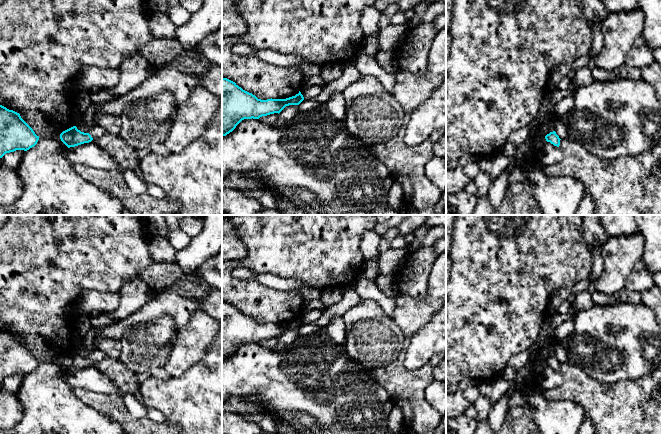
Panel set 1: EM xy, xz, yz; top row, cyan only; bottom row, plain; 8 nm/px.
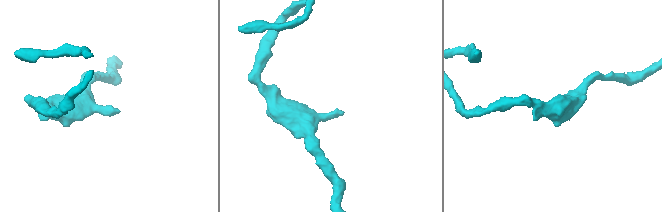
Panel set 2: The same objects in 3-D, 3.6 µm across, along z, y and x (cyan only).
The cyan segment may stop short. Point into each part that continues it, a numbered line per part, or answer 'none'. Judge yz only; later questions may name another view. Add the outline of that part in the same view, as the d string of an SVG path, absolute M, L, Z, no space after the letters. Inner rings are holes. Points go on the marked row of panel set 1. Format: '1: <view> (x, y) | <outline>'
none

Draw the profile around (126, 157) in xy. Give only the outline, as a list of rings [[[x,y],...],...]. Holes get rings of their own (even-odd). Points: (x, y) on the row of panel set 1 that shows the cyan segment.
[[[106,133],[92,141],[116,160],[122,173],[127,169],[134,170],[140,164],[137,150],[129,146],[119,135]]]

